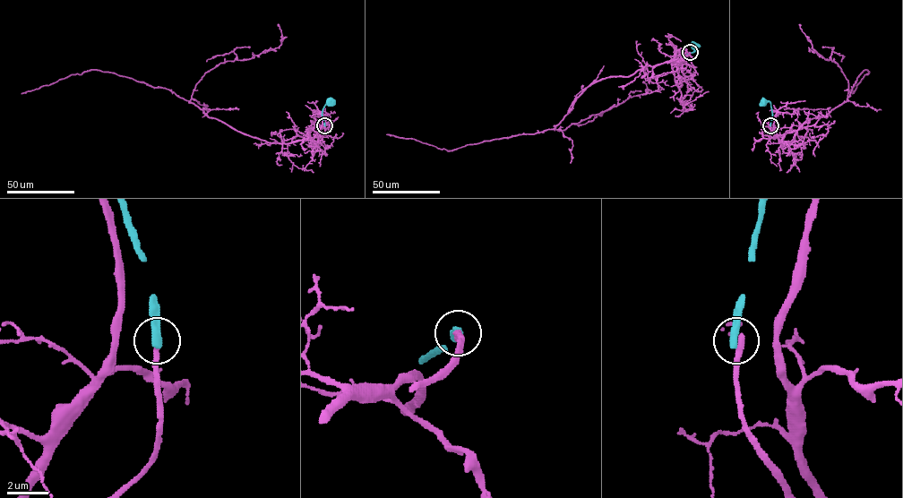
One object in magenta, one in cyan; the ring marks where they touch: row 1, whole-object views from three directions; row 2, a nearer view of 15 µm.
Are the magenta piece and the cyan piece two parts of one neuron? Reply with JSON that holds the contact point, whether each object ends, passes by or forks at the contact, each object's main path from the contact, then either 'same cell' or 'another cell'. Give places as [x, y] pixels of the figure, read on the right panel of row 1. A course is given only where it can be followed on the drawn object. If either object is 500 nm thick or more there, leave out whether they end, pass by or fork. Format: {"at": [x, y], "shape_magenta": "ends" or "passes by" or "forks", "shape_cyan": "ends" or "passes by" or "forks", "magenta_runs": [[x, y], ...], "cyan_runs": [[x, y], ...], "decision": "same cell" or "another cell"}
{"at": [770, 125], "shape_magenta": "ends", "shape_cyan": "ends", "magenta_runs": [[770, 125], [776, 137], [790, 143], [805, 121], [826, 115], [847, 100], [866, 70], [852, 93]], "cyan_runs": [[770, 125], [770, 103], [764, 101]], "decision": "another cell"}

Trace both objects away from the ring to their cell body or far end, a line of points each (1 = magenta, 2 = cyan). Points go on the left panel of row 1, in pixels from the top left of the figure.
1: (324, 125), (324, 133), (319, 137), (270, 143), (208, 116), (165, 88), (98, 70), (73, 74), (21, 93)
2: (324, 125), (322, 109), (330, 101)

